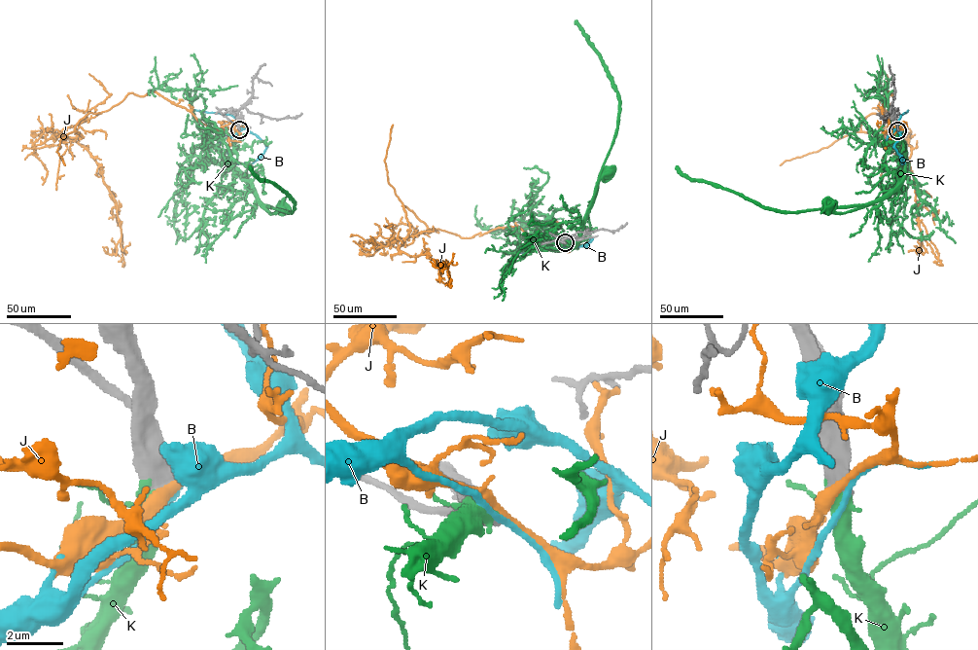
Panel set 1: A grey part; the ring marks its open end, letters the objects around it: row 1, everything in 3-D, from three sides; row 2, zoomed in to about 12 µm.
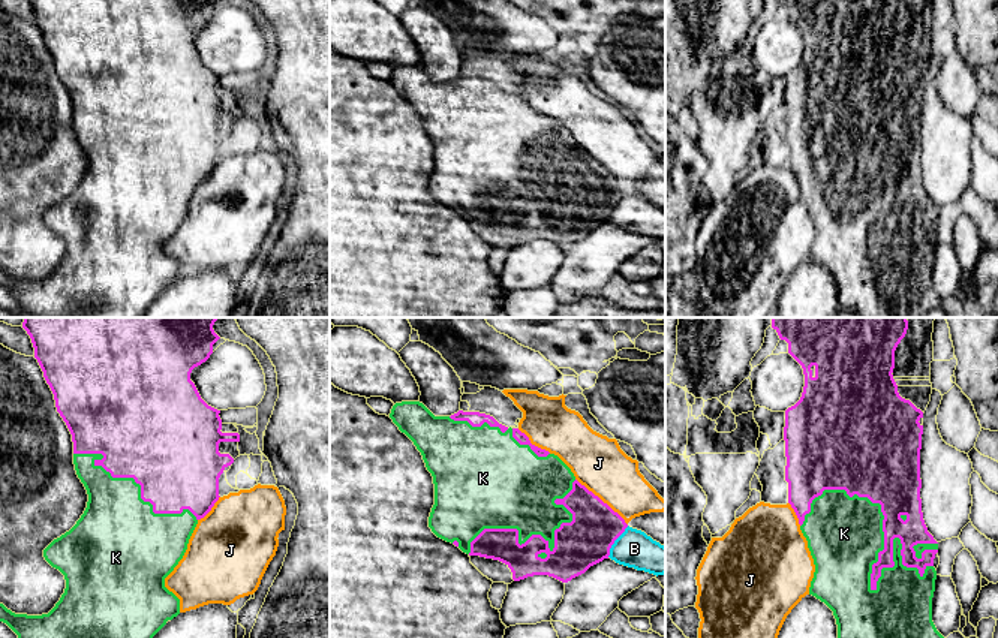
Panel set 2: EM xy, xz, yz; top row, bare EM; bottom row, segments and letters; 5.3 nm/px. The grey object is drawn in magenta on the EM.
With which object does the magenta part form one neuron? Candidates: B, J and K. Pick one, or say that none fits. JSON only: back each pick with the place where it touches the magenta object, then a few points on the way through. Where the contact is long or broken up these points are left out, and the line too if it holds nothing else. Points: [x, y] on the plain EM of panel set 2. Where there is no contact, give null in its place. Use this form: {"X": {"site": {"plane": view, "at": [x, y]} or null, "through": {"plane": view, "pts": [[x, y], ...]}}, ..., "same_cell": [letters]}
{"K": {"site": {"plane": "yz", "at": [877, 226]}}, "same_cell": ["K"]}

